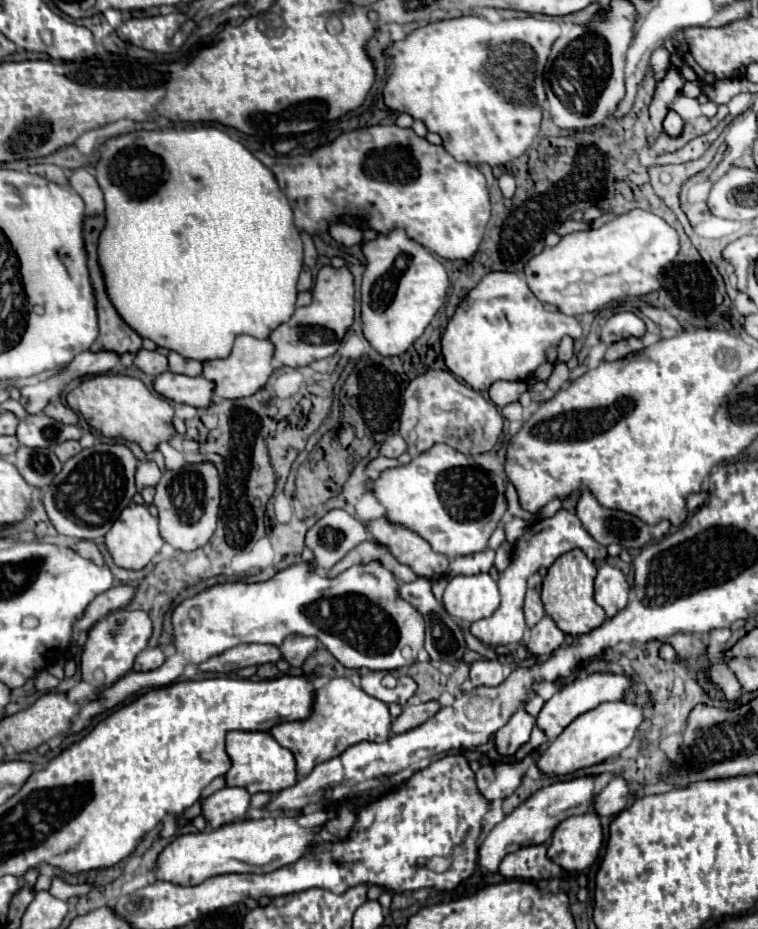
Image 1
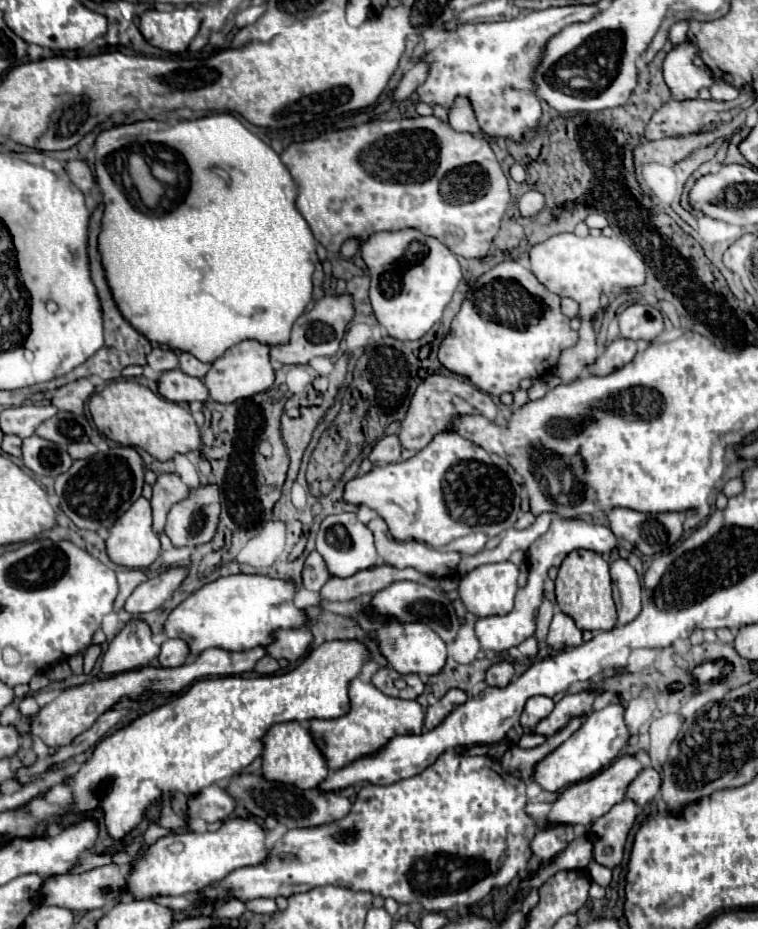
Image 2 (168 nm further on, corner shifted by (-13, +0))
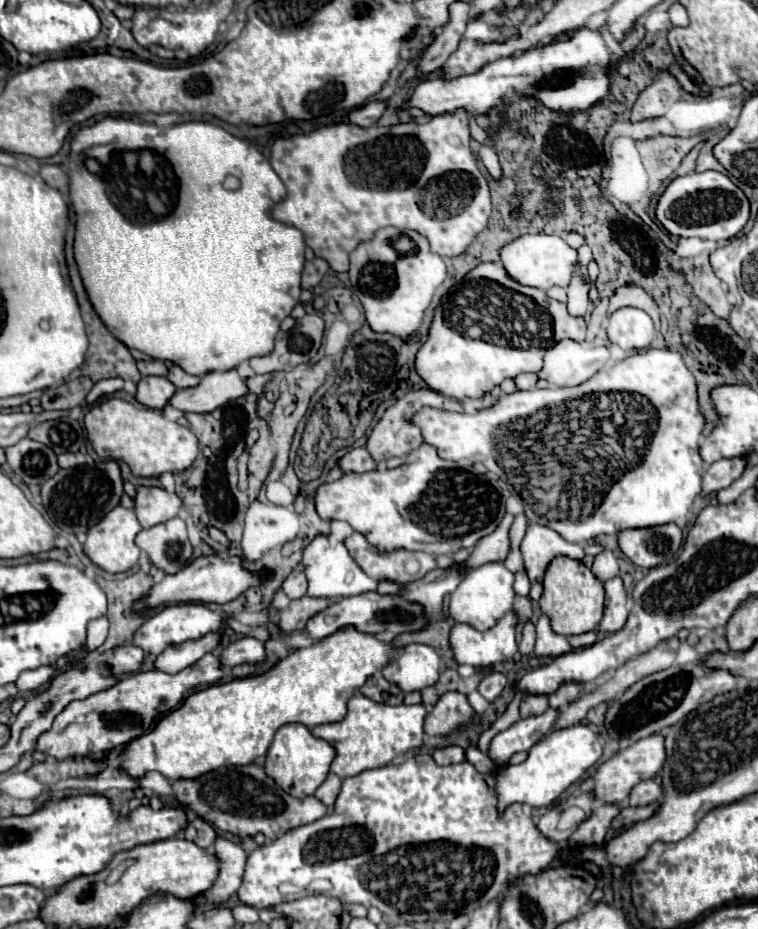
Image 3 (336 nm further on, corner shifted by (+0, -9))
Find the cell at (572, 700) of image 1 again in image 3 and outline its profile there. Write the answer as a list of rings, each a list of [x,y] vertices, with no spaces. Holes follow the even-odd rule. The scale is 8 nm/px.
[[[548,708],[540,716],[520,718],[508,730],[498,732],[490,740],[488,756],[492,758],[492,762],[496,766],[506,766],[508,760],[512,758],[512,754],[522,752],[522,750],[530,750],[532,744],[536,744],[540,738],[544,738],[550,732],[554,720],[556,720],[554,708]]]

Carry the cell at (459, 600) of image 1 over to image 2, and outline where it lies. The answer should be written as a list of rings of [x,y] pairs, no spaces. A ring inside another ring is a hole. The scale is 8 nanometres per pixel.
[[[511,561],[481,565],[469,571],[459,583],[459,597],[465,609],[475,617],[491,617],[491,615],[505,615],[513,609],[513,597],[517,593],[517,575],[519,567]]]

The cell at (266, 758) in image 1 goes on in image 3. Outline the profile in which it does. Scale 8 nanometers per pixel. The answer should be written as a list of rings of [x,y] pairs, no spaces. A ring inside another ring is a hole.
[[[284,724],[278,728],[272,740],[264,770],[284,792],[296,798],[304,798],[314,794],[316,788],[326,780],[334,756],[336,750],[332,748],[332,744],[312,736],[312,732],[304,724]]]

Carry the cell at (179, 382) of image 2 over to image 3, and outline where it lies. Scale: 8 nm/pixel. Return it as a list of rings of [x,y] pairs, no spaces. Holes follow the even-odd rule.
[[[144,376],[138,382],[138,390],[136,390],[136,400],[148,408],[154,410],[162,410],[168,400],[172,398],[172,394],[176,392],[174,384],[164,378],[164,376]]]

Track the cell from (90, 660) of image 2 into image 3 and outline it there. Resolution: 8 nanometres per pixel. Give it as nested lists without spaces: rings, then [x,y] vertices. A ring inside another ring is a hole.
[[[104,616],[96,618],[96,620],[90,620],[88,622],[88,640],[86,640],[86,648],[88,650],[94,650],[98,648],[108,636],[108,620]]]

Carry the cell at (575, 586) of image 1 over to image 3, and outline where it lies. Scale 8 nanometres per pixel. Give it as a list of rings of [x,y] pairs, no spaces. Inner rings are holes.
[[[556,556],[544,576],[544,592],[540,596],[540,610],[550,618],[552,630],[562,636],[584,634],[598,626],[604,612],[604,586],[580,562],[568,556]]]

